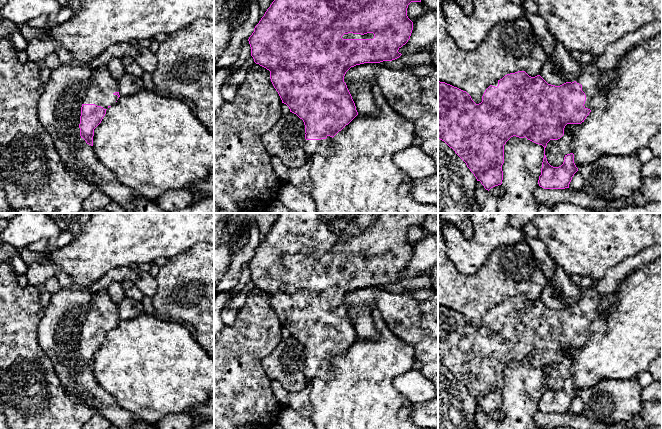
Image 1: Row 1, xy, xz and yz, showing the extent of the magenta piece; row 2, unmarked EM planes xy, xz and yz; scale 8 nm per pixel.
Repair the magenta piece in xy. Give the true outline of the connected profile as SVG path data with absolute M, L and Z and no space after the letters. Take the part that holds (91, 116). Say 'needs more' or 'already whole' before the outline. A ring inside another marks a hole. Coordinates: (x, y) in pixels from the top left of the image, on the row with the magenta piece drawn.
needs more | M107 66L96 67L82 102L79 124L80 136L87 144L93 146L94 129L101 123L106 110L117 102L118 91L118 81Z

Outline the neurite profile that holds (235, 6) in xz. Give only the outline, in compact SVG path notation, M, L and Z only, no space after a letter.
M227 0L227 8L229 9L229 15L234 26L237 26L239 25L237 21L238 15L244 7L250 7L253 2L256 2L260 7L261 16L263 17L273 1L274 0Z

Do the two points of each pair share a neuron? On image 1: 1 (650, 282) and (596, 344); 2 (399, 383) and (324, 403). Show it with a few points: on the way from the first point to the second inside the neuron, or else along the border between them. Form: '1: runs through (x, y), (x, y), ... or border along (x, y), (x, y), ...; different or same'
1: runs through (646, 299), (613, 332); same
2: border along (410, 369), (393, 379), (393, 386), (410, 401); different

